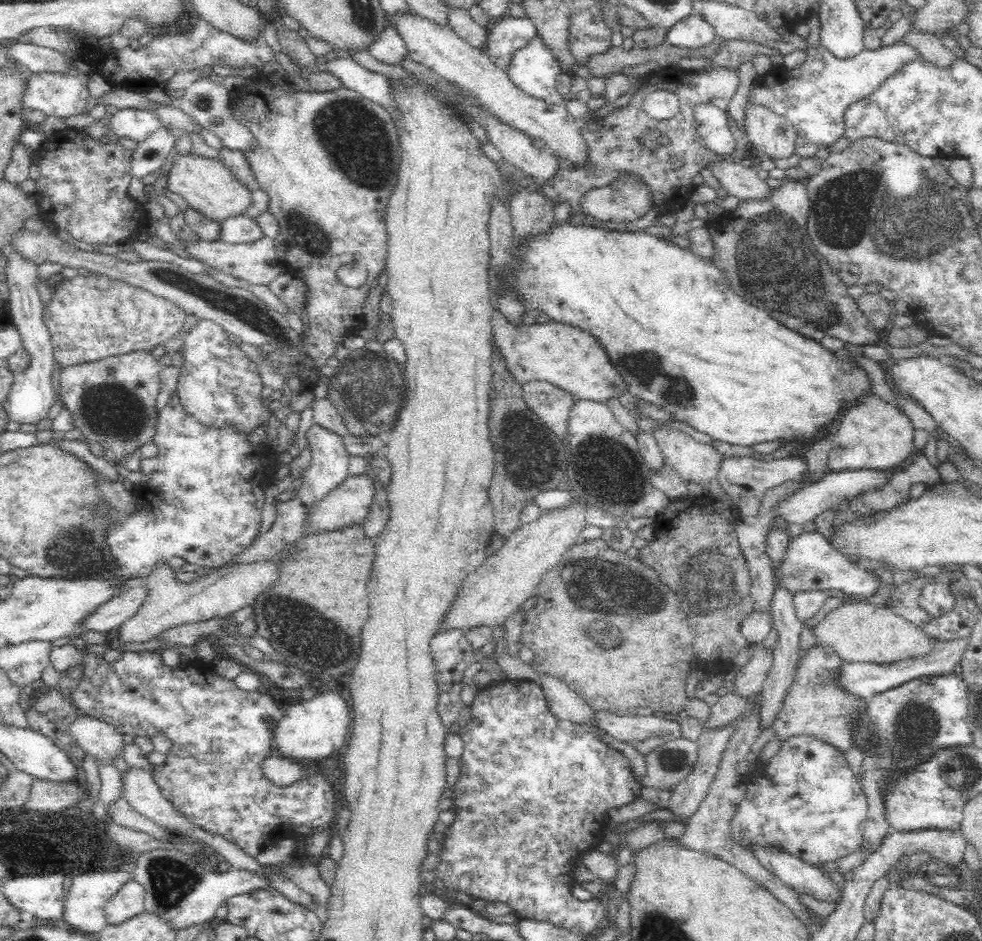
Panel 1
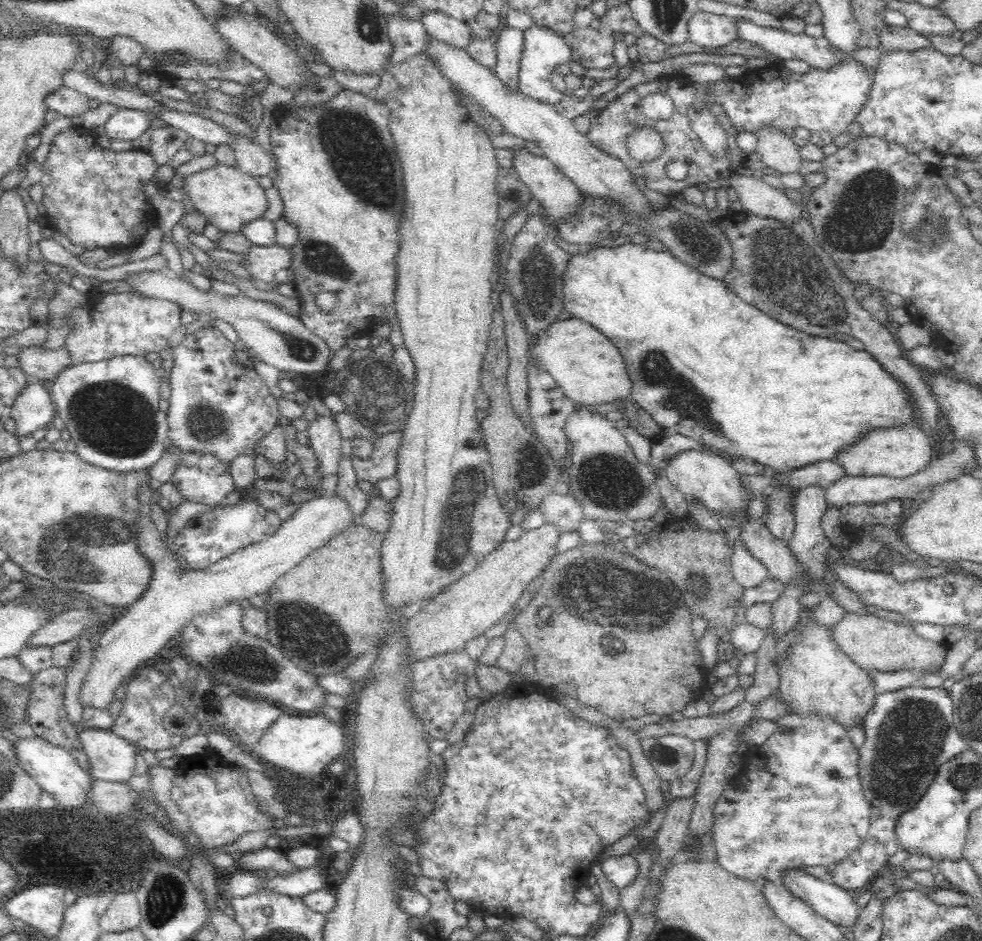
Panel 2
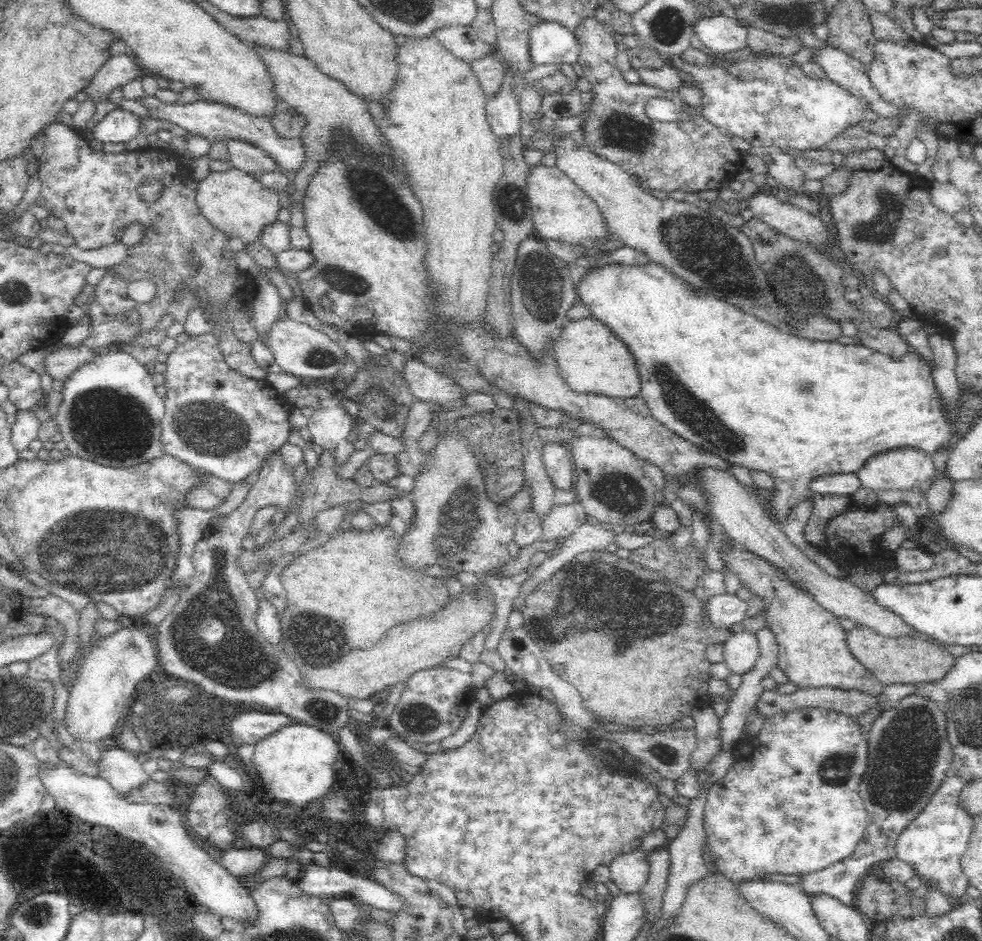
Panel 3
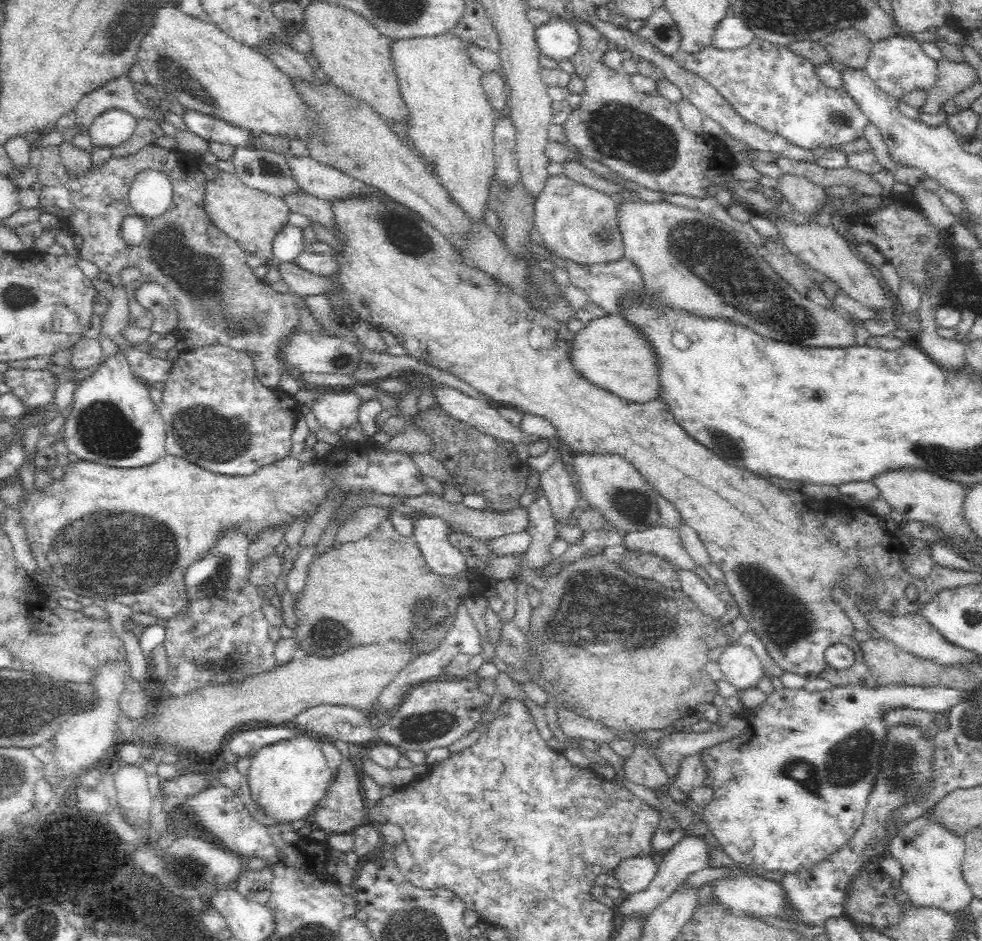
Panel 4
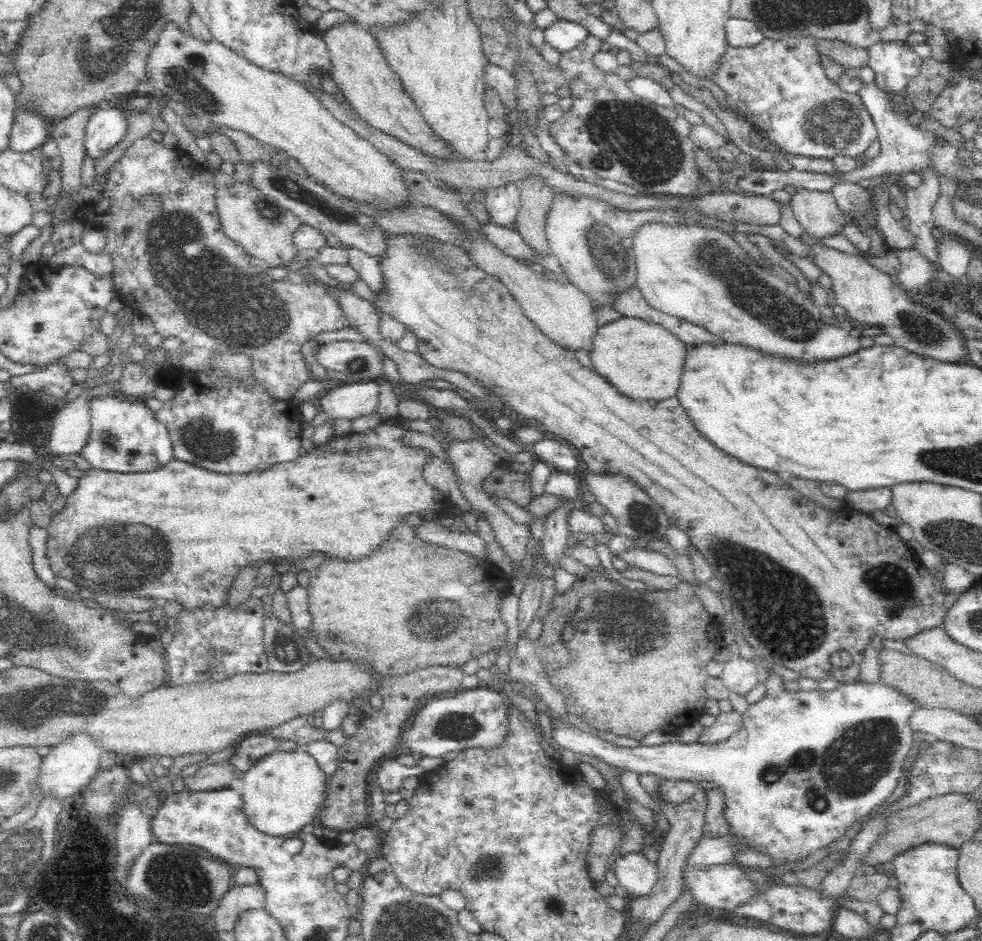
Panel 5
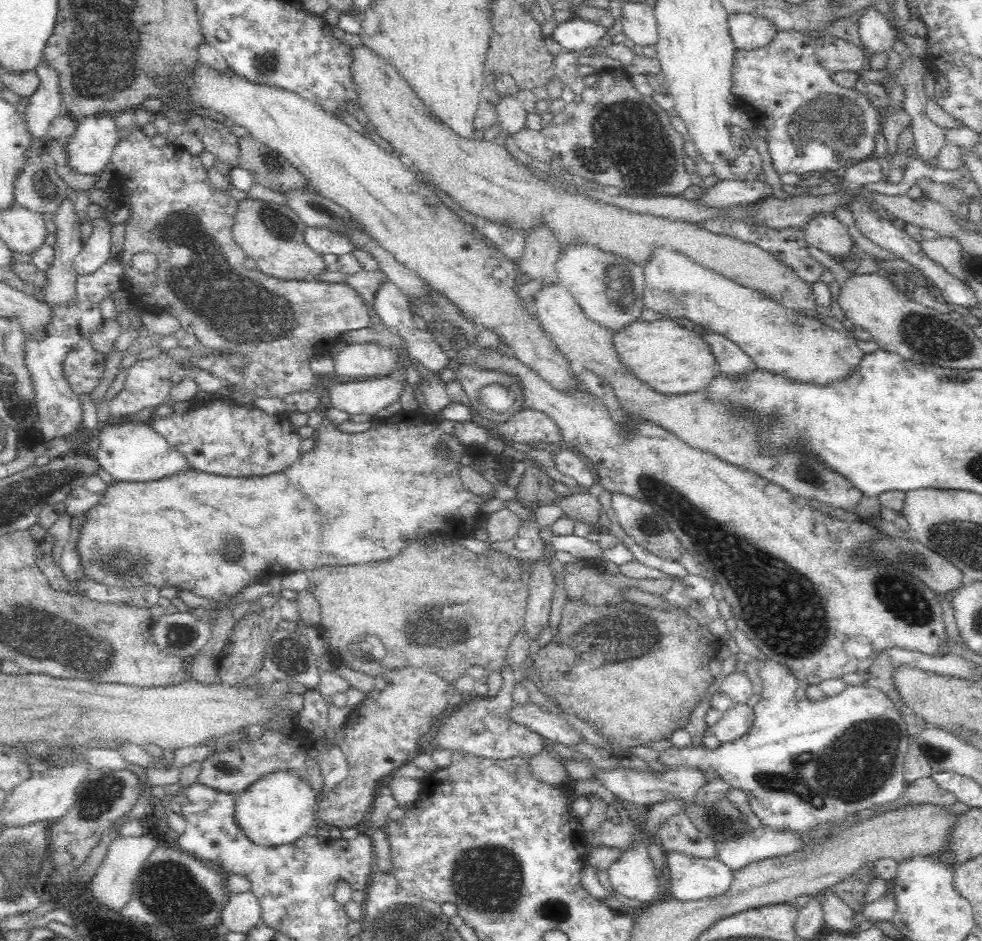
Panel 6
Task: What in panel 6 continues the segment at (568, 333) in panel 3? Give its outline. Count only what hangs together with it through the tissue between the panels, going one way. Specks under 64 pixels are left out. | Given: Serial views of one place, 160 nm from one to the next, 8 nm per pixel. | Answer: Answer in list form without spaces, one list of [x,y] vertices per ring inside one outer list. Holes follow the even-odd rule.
[[[670,319],[634,321],[613,337],[622,361],[636,377],[660,393],[688,394],[704,391],[719,376],[719,362],[704,335]]]

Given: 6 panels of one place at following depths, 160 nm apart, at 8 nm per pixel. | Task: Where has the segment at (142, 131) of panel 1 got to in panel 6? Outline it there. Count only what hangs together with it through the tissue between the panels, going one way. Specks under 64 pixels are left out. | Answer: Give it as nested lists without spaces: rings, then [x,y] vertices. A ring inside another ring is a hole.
[[[110,114],[88,115],[78,119],[75,131],[67,138],[68,166],[76,174],[101,176],[106,164],[111,162],[113,148],[118,144],[118,127]]]

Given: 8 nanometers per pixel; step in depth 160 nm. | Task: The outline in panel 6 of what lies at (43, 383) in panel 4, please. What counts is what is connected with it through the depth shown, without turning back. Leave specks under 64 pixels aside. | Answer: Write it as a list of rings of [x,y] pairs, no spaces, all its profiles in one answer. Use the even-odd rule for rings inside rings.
[[[93,346],[72,347],[64,362],[64,375],[74,392],[90,392],[98,386],[105,370],[107,354]]]

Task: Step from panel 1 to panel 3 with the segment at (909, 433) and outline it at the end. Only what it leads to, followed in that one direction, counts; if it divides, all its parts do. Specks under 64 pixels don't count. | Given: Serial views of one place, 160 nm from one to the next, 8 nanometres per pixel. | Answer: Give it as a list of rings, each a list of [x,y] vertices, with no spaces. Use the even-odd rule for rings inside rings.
[[[890,450],[886,454],[880,454],[879,457],[871,458],[862,469],[857,472],[862,487],[866,487],[876,492],[888,492],[888,490],[917,490],[919,494],[926,494],[936,480],[935,464],[933,457],[922,453],[920,450]]]

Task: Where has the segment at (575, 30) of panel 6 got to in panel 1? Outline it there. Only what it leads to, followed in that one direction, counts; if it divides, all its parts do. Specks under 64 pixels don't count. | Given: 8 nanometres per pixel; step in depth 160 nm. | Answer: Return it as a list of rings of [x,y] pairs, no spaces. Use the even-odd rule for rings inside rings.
[[[536,35],[524,48],[521,48],[514,56],[512,62],[508,66],[506,72],[510,80],[522,89],[526,94],[545,100],[547,104],[562,105],[568,96],[560,94],[560,91],[555,85],[556,75],[562,71],[560,61],[556,59],[556,55],[552,53],[552,49],[548,47],[543,39]]]

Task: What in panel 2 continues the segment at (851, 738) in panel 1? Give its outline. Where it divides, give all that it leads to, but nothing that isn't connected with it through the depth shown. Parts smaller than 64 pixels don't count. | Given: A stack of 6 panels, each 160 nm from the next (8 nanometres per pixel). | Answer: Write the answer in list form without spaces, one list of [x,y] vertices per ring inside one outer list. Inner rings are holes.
[[[806,617],[803,621],[799,619],[794,629],[795,635],[785,652],[786,660],[779,669],[779,696],[783,702],[791,704],[791,714],[830,714],[847,728],[847,731],[855,725],[862,725],[876,701],[876,681],[866,669],[858,666],[840,649],[832,635],[832,627],[823,626],[816,618]]]

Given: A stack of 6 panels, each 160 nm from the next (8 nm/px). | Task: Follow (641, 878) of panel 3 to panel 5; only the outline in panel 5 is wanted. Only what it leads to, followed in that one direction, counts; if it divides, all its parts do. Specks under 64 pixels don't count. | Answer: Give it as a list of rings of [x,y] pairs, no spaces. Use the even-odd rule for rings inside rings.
[[[648,852],[617,856],[612,864],[618,884],[624,888],[628,897],[648,896],[656,884],[657,863],[653,863]]]

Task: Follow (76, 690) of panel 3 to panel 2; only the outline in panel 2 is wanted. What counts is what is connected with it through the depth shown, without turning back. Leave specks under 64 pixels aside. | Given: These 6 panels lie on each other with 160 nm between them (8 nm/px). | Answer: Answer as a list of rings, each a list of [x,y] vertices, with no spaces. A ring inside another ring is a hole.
[[[335,494],[316,497],[300,506],[288,520],[281,523],[274,534],[267,536],[264,540],[233,550],[228,556],[202,570],[194,570],[188,566],[182,567],[180,560],[176,560],[166,551],[158,530],[153,525],[150,516],[145,513],[138,524],[136,541],[140,543],[140,550],[144,550],[144,555],[148,557],[153,566],[152,580],[143,597],[128,606],[127,612],[121,618],[102,628],[100,636],[95,638],[96,650],[94,650],[92,663],[83,678],[78,694],[82,709],[96,708],[96,710],[108,711],[108,706],[116,701],[116,690],[120,686],[126,687],[132,678],[136,678],[138,670],[152,666],[156,660],[156,654],[169,644],[170,638],[177,634],[177,630],[184,623],[191,621],[192,616],[209,611],[212,607],[225,605],[228,601],[249,599],[254,595],[268,592],[275,586],[277,579],[296,567],[305,556],[324,546],[346,527],[356,523],[357,521],[351,518],[346,503],[342,503],[342,499]]]

